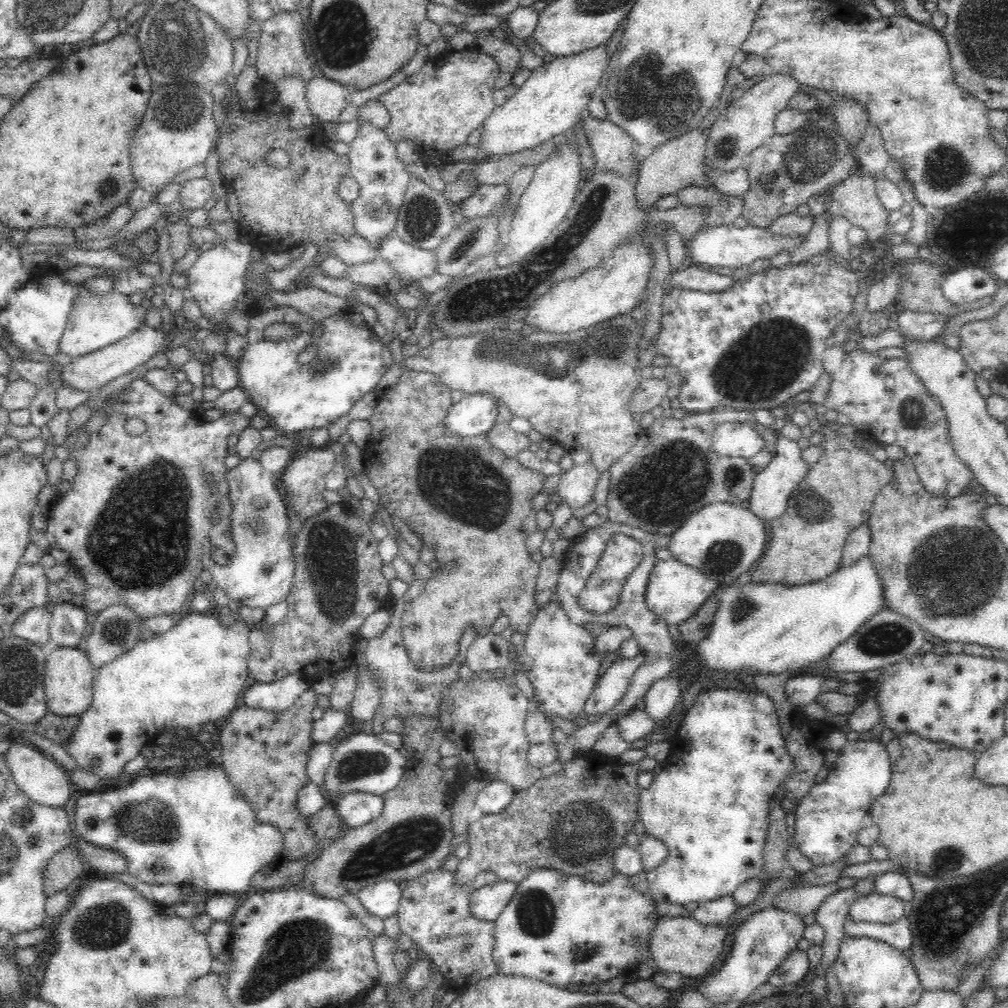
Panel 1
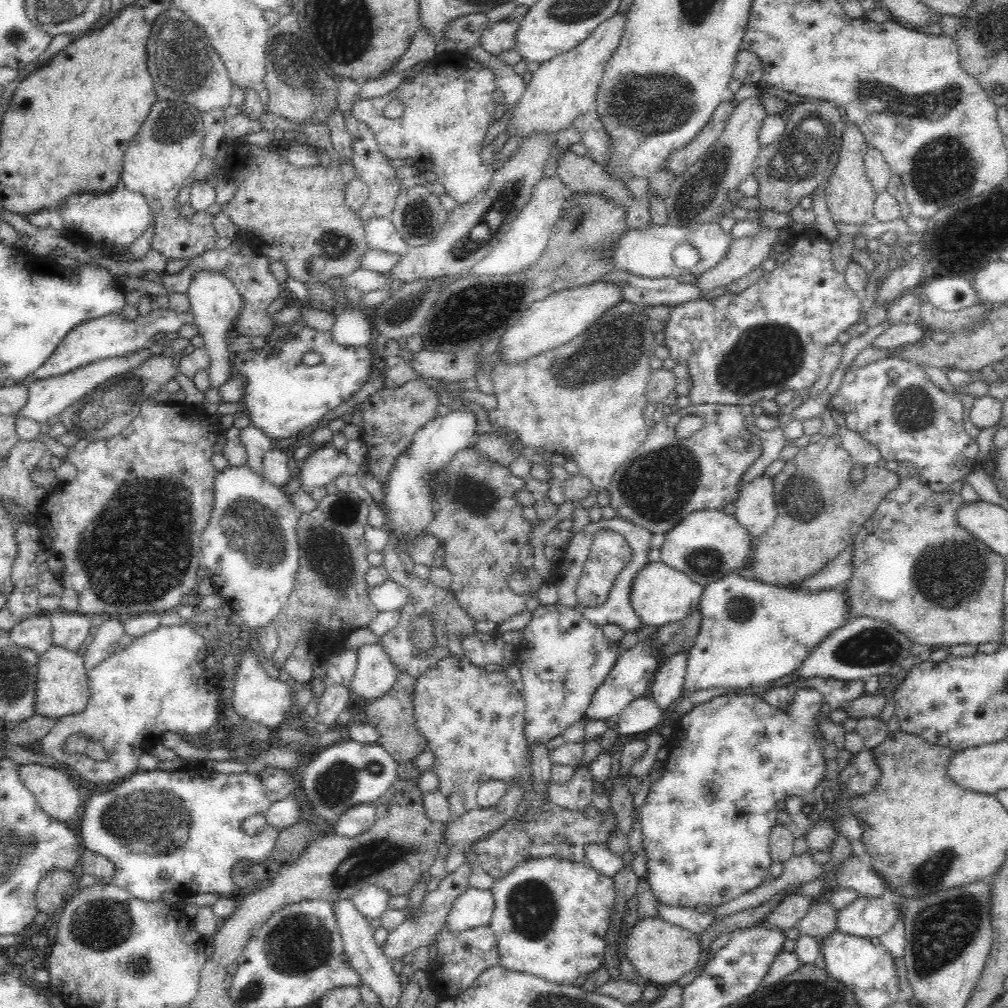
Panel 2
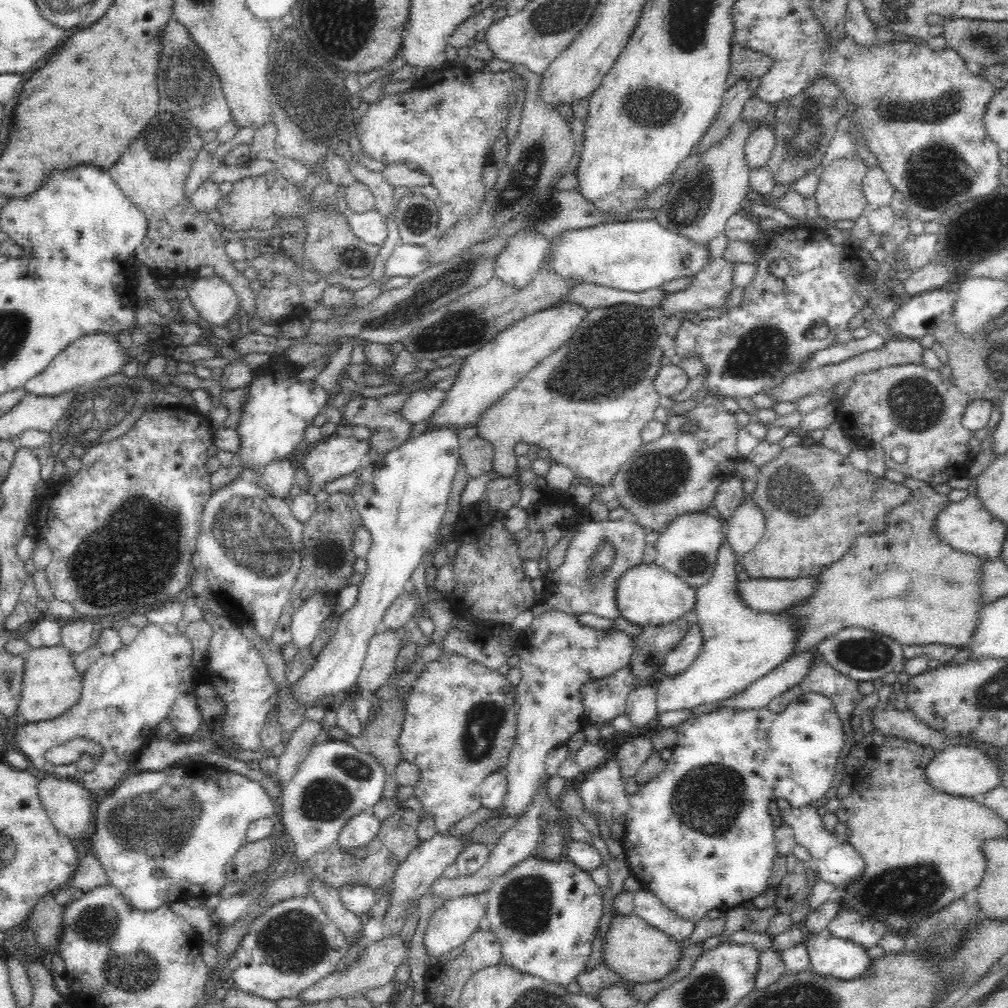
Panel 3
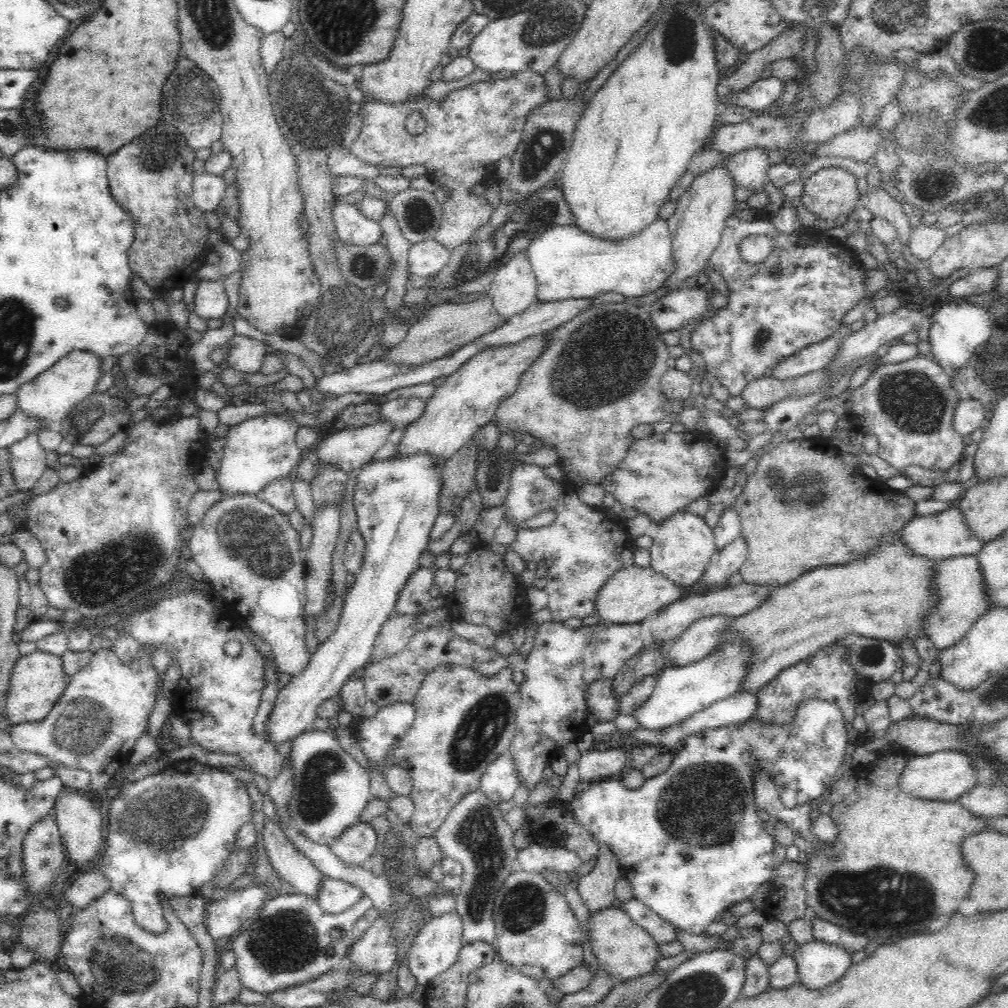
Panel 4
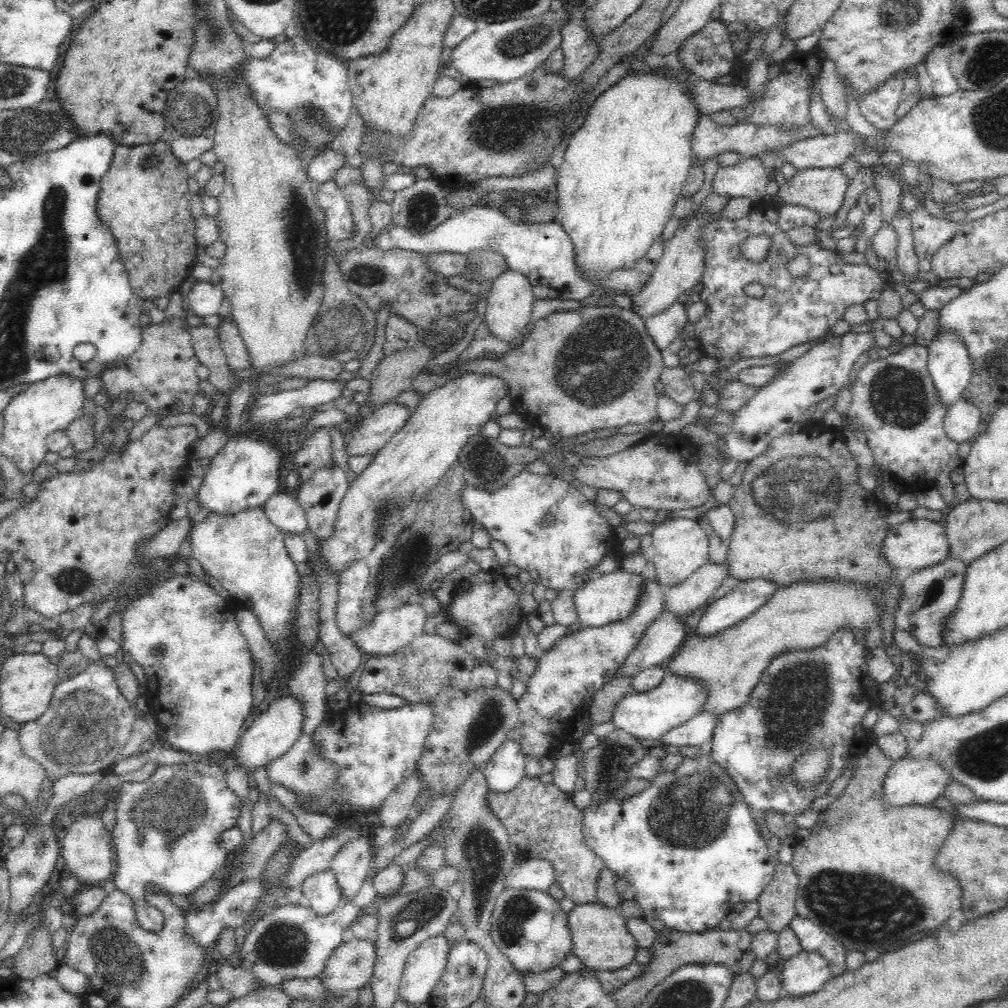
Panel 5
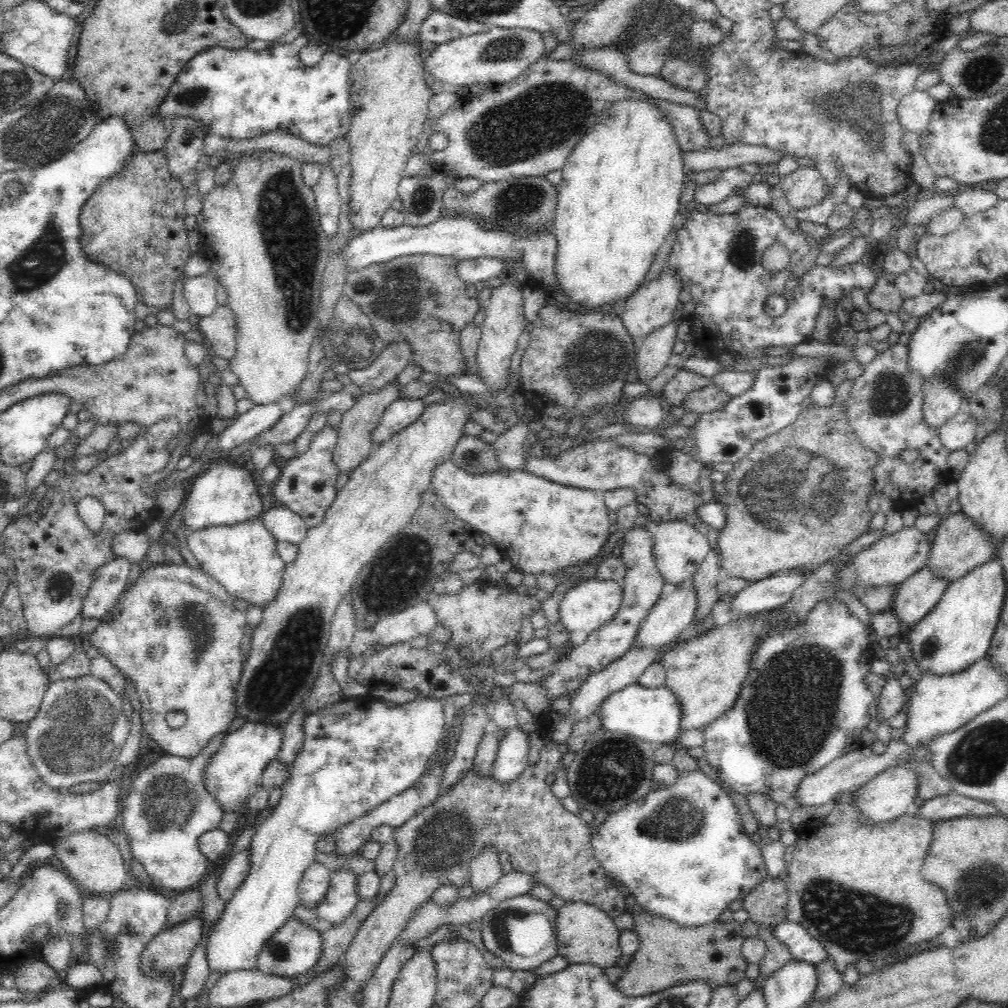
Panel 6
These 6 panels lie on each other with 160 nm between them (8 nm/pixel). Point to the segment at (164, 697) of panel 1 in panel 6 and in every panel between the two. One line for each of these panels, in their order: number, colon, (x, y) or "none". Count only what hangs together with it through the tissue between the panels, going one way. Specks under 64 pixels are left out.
2: (167, 679)
3: (124, 696)
4: (95, 723)
5: (87, 722)
6: (81, 727)

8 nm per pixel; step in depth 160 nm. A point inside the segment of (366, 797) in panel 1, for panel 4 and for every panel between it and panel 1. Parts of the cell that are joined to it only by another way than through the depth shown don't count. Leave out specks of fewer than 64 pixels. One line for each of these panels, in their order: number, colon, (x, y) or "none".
2: (358, 819)
3: (357, 832)
4: (355, 846)

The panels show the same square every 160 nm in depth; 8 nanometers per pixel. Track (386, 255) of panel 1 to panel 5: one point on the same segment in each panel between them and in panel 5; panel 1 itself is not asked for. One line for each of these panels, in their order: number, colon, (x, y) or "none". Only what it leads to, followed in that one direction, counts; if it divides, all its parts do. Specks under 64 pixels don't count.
2: (379, 230)
3: (370, 227)
4: (351, 227)
5: (338, 220)

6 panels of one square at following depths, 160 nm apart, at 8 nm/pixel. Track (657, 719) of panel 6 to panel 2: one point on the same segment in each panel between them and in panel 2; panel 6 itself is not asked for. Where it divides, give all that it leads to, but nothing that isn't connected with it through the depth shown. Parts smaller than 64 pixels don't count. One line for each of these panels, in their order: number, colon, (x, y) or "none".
2: (751, 633)
3: (740, 646)
4: (680, 691)
5: (649, 715)

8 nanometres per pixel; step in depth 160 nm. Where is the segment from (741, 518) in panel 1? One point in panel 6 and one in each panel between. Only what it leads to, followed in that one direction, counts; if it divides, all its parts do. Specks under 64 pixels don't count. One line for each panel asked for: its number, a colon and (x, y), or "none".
2: (705, 545)
3: (687, 547)
4: (680, 551)
5: (680, 546)
6: (678, 548)

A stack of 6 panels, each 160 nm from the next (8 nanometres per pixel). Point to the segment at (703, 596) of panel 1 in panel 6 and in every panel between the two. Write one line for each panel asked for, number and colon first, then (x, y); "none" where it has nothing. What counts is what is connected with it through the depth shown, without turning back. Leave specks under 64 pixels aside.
2: (659, 595)
3: (647, 595)
4: (630, 595)
5: (603, 599)
6: (590, 604)

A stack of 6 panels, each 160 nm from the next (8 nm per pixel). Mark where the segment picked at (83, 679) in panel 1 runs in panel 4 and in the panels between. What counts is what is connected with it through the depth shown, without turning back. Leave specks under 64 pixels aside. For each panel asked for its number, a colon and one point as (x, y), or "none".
2: (61, 690)
3: (50, 684)
4: (36, 681)

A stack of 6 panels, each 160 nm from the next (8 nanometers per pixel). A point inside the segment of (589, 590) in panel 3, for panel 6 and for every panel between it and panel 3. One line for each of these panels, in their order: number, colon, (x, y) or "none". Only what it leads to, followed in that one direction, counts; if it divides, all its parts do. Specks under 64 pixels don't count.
4: (582, 548)
5: (564, 551)
6: (539, 526)

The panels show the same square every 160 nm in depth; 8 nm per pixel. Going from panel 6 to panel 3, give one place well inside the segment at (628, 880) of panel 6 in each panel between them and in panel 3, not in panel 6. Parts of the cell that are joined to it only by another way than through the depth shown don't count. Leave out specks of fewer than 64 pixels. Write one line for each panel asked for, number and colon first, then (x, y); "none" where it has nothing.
3: (698, 836)
4: (688, 841)
5: (688, 847)

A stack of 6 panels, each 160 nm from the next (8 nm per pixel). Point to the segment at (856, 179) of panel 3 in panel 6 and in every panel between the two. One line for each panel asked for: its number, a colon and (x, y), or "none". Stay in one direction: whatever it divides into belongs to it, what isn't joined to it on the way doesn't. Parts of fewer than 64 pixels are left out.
4: (831, 194)
5: (821, 189)
6: (803, 188)

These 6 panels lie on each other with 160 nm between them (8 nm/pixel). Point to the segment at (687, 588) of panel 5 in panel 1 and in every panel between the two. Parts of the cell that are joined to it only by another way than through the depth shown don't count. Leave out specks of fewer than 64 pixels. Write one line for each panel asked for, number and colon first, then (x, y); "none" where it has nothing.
1: (770, 488)
2: (755, 510)
3: (745, 526)
4: (722, 564)

